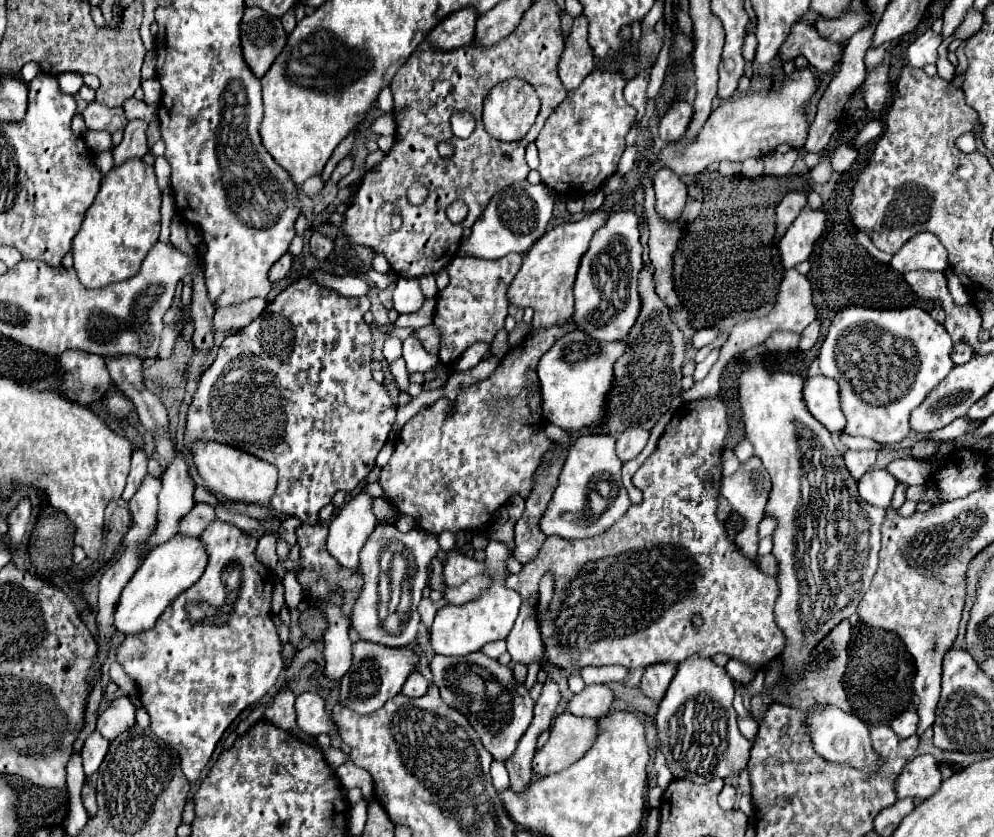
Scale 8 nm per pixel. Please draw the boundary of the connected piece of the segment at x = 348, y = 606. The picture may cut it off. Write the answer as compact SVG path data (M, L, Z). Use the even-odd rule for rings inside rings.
M302 524L296 528L296 538L298 538L298 546L300 546L300 570L296 570L296 578L302 586L302 594L306 598L312 598L312 600L328 598L328 594L334 586L344 588L344 594L346 594L344 612L350 614L350 610L352 610L352 606L360 594L360 572L348 574L348 570L340 570L336 560L332 560L328 550L326 550L326 536L328 536L326 524L314 524L314 526Z

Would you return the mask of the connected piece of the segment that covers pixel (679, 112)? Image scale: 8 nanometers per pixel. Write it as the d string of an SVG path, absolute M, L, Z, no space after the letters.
M686 100L674 102L672 108L660 118L660 128L658 128L660 140L664 140L664 142L680 140L688 130L692 114L694 114L694 110Z

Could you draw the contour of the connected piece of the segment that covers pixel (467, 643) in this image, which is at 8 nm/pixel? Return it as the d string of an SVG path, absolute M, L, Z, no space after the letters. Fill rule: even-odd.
M490 540L486 546L486 566L490 568L490 576L492 576L492 584L490 590L484 592L478 600L472 600L468 604L462 606L452 606L452 608L442 608L436 614L436 620L432 624L432 650L434 654L442 654L442 656L466 656L472 652L482 650L484 644L494 642L494 640L506 640L514 620L518 616L518 610L522 606L522 598L508 590L504 586L506 576L510 574L506 568L506 562L510 558L508 546L496 540Z

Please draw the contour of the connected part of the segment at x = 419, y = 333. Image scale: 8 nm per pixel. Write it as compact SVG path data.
M430 324L430 326L424 326L424 328L418 328L414 332L414 336L422 342L422 346L432 354L432 356L438 356L438 346L440 346L440 334L436 334L436 328Z

